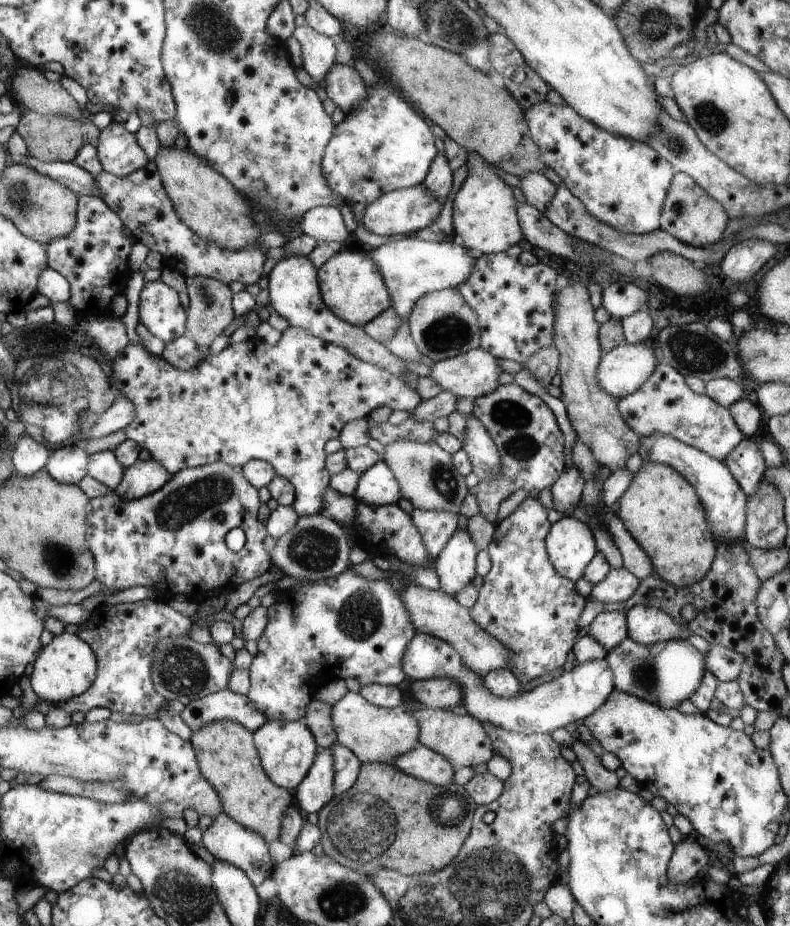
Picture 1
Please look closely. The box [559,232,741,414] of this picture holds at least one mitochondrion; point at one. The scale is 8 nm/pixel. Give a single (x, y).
(695, 353)

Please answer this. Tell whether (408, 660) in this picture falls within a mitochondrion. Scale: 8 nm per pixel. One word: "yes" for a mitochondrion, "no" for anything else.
no

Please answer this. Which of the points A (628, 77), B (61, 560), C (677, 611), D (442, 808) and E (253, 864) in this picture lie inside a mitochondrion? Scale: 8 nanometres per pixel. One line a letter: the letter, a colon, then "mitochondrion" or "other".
A: other
B: mitochondrion
C: other
D: mitochondrion
E: other

